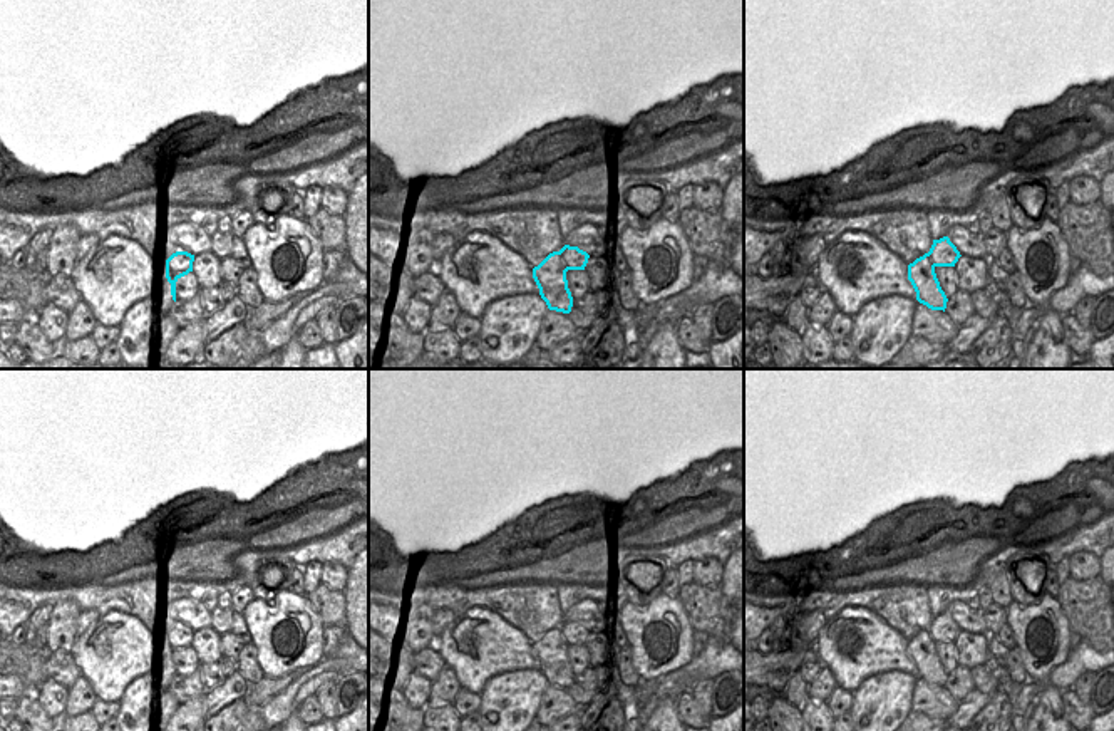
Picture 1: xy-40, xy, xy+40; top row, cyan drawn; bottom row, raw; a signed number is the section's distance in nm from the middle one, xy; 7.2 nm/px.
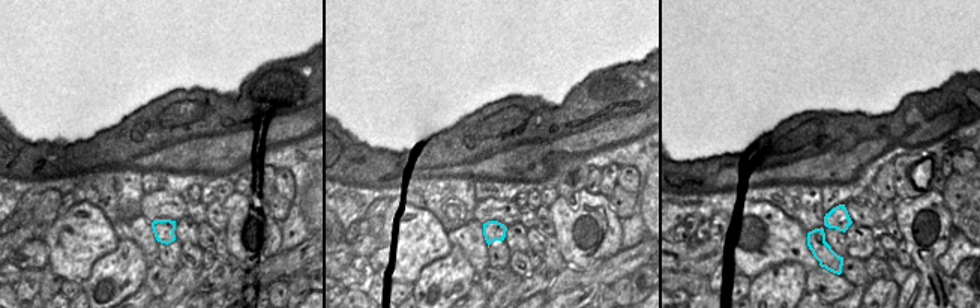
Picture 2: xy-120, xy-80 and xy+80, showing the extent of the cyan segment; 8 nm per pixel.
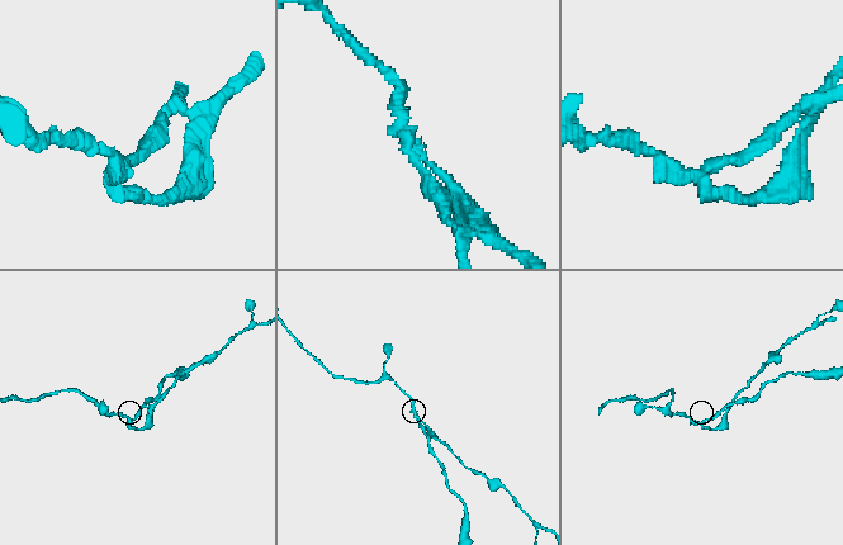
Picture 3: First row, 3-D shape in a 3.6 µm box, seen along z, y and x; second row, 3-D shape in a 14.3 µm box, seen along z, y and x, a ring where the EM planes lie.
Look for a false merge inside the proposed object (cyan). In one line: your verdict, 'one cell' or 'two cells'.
two cells

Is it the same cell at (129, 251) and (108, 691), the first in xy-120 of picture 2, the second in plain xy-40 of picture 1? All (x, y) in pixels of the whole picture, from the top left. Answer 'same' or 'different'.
different

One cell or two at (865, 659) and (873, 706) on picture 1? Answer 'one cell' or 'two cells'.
two cells

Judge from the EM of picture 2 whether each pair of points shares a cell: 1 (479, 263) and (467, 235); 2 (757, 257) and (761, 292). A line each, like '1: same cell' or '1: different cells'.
1: same cell
2: different cells

